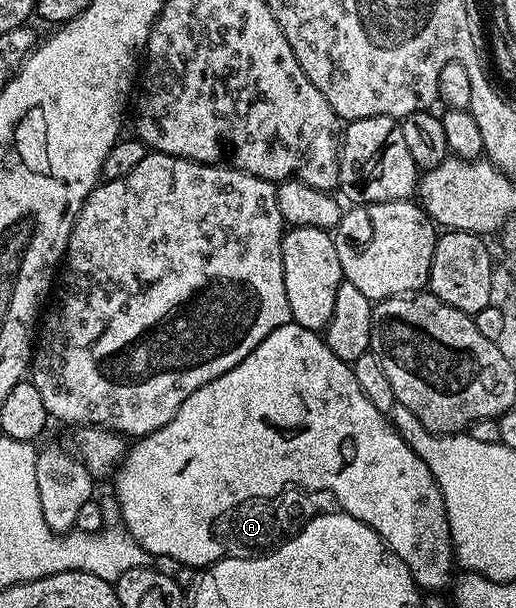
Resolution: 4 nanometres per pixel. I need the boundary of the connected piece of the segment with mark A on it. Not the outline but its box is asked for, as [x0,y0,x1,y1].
[207,479,359,561]

